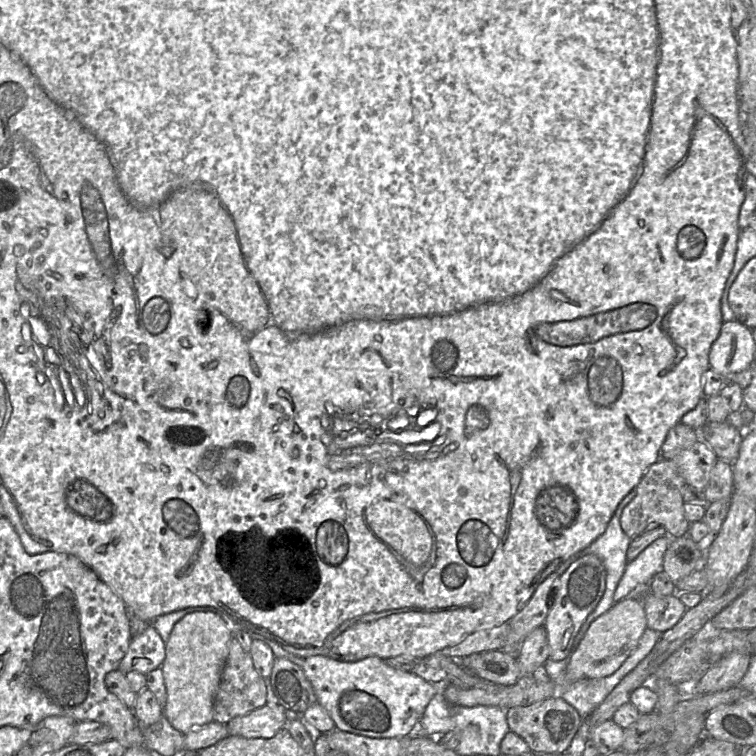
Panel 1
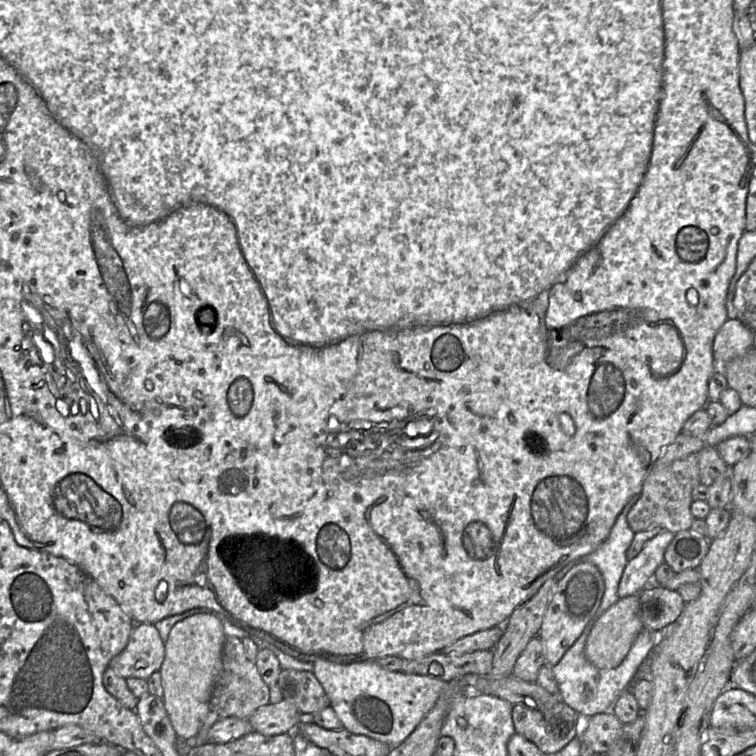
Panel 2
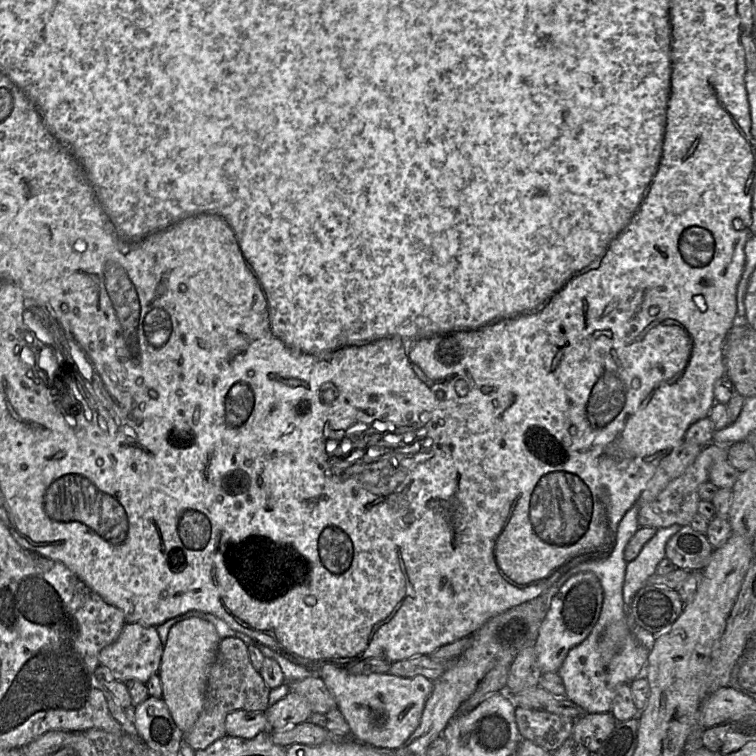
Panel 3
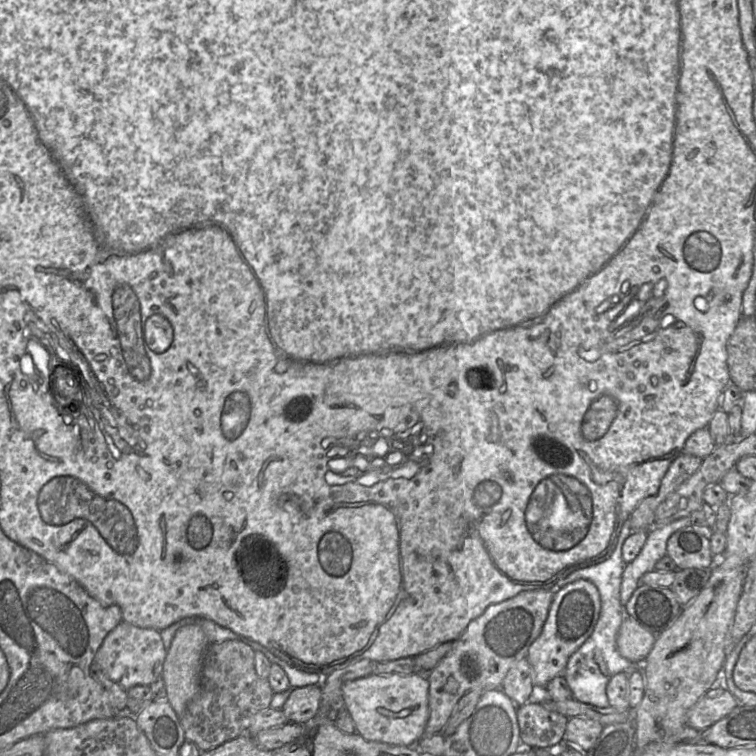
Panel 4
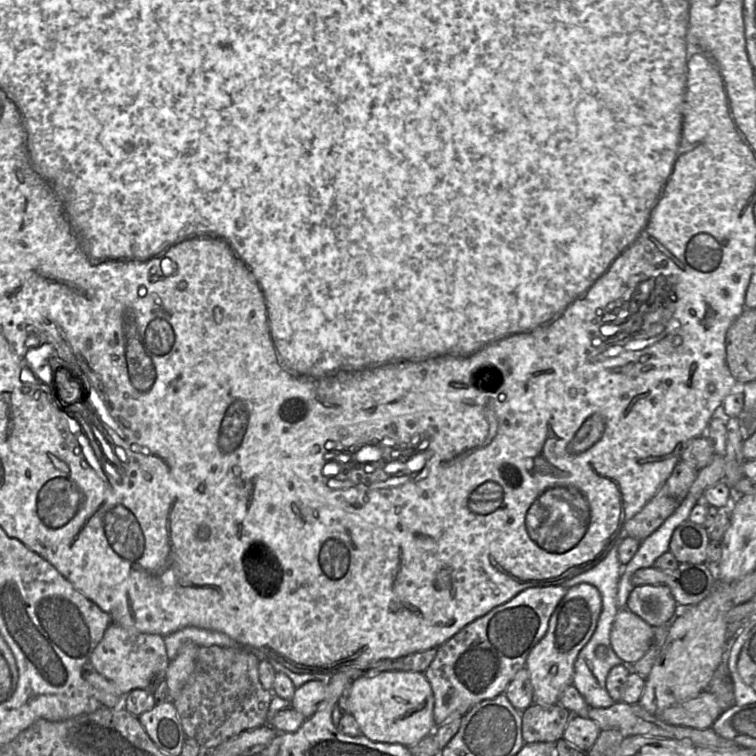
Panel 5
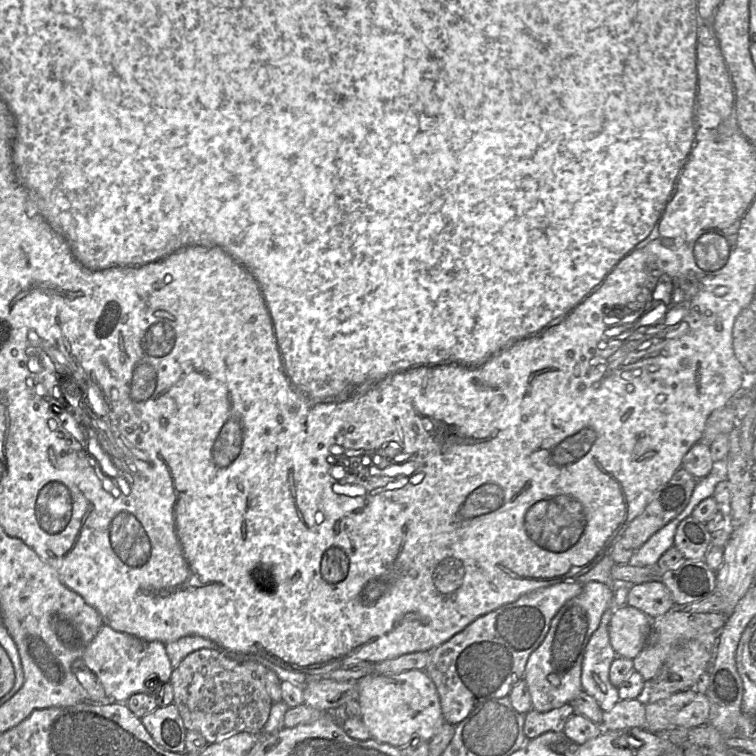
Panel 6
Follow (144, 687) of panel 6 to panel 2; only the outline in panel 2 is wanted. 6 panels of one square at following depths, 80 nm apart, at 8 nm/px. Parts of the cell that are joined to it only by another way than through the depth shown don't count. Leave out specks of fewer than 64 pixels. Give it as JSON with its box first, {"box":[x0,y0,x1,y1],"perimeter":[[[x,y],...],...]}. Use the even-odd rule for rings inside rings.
{"box":[109,623,165,680],"perimeter":[[[137,623],[134,624],[126,647],[110,661],[109,667],[124,679],[136,677],[147,680],[152,673],[160,670],[164,658],[165,642],[161,640],[154,624]]]}

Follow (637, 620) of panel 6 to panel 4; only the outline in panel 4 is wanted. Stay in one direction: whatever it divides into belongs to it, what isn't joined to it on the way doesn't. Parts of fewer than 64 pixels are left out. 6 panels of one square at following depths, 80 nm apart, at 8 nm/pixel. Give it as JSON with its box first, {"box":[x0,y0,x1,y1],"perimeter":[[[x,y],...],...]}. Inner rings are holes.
{"box":[616,614,656,664],"perimeter":[[[627,614],[623,618],[616,639],[618,652],[629,661],[642,664],[651,651],[656,637]]]}

